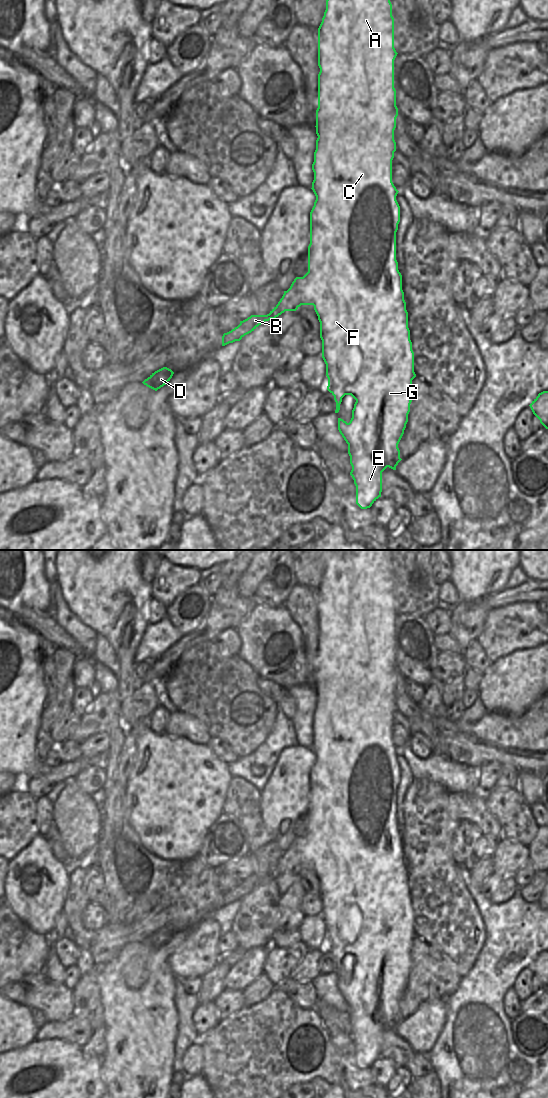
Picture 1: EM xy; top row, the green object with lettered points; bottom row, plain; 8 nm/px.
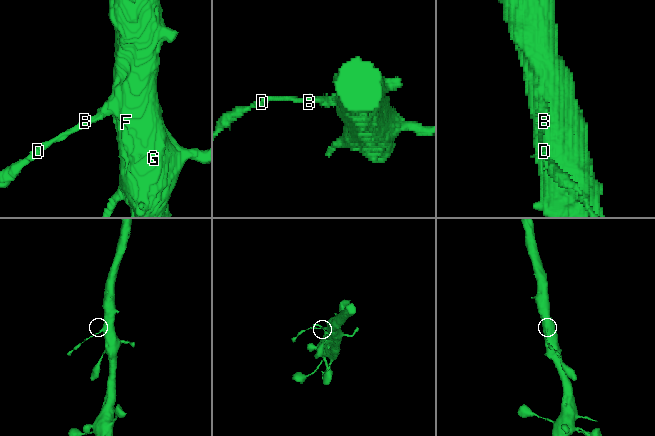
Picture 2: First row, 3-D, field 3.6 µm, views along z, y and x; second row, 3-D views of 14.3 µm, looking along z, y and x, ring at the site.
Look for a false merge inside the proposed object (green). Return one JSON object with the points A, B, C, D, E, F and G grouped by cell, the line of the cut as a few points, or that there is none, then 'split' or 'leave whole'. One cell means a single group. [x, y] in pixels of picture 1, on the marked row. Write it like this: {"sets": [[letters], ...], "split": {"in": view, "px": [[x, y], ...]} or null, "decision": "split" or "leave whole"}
{"sets": [["A", "C", "E", "F", "G"], ["B", "D"]], "split": {"in": "xy", "px": [[265, 315], [272, 318]]}, "decision": "split"}

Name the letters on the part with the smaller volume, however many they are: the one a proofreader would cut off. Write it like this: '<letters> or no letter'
B, D

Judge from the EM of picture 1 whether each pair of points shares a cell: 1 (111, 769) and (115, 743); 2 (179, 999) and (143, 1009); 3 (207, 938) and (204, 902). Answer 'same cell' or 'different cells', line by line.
1: same cell
2: different cells
3: different cells

